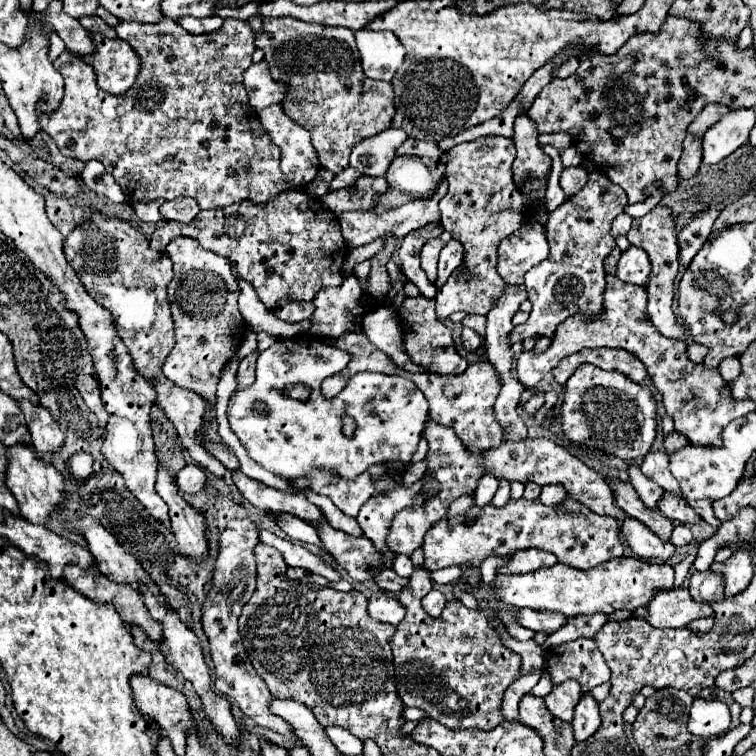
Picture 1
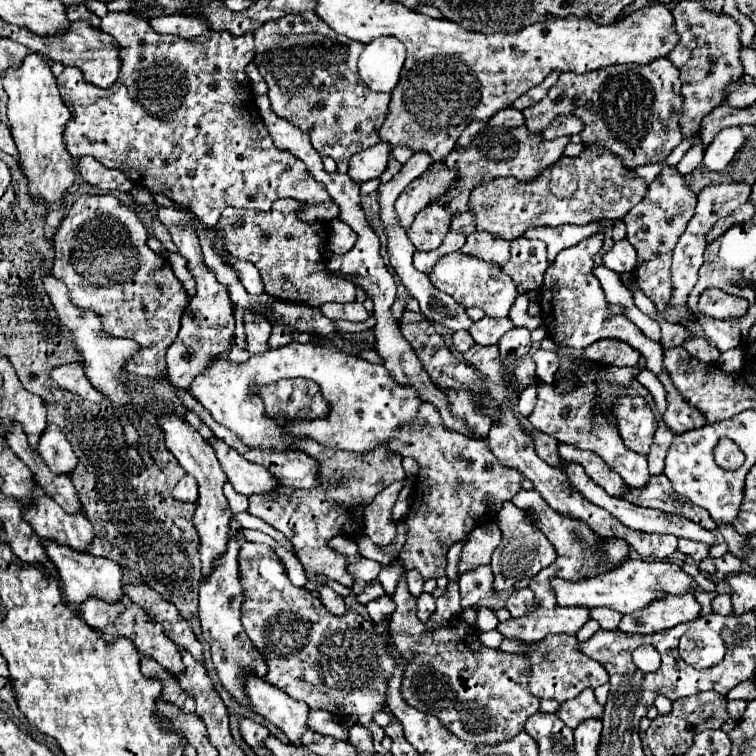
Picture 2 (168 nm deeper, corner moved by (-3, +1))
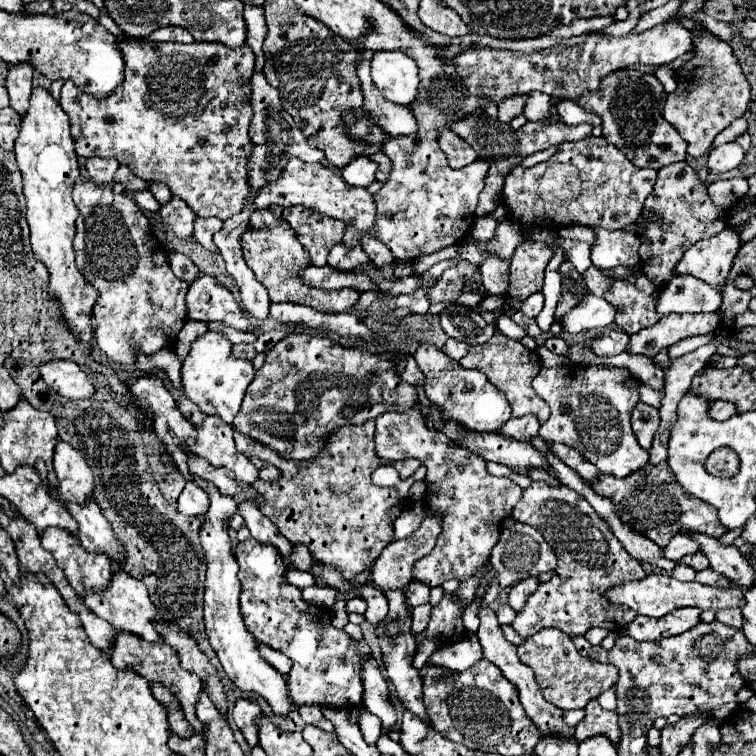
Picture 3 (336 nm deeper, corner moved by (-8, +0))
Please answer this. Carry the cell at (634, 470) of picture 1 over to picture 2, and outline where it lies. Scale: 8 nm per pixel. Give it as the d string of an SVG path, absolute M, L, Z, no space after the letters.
M539 382L539 394L537 394L537 404L531 412L531 416L527 418L539 432L545 432L553 438L557 438L559 442L565 444L573 444L581 450L591 450L595 454L599 454L617 474L621 474L621 478L625 480L627 486L631 488L643 488L647 486L647 480L651 478L647 466L647 458L643 454L637 454L633 450L629 450L619 432L615 430L615 426L611 422L607 422L603 416L595 414L595 394L597 388L593 384L581 384L575 390L561 394L555 390L555 386L547 386L543 382Z

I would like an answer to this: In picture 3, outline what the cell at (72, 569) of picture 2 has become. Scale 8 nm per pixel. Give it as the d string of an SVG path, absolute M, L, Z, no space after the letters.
M122 569L114 571L114 577L112 577L108 589L104 589L100 593L88 593L88 597L84 597L84 603L92 613L106 619L116 631L136 633L138 637L142 637L144 641L150 641L150 643L160 639L160 633L156 631L154 623L164 623L164 619L160 617L160 613L152 605L152 601L148 597L148 591L146 591L146 585L140 583L138 579L130 577Z

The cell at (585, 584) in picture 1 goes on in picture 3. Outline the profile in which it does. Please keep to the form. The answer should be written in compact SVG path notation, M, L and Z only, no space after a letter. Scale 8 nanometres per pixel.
M648 575L642 581L628 581L624 585L610 589L606 595L608 595L608 601L624 603L630 609L634 609L638 615L648 615L648 617L664 617L680 607L698 607L702 611L704 609L720 611L720 609L730 609L730 607L744 607L744 593L736 585L732 585L728 589L720 589L720 587L700 585L696 581L682 583L670 575Z

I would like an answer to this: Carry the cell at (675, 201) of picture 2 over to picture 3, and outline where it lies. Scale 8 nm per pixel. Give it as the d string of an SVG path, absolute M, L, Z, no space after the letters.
M680 161L676 165L666 165L658 171L658 179L654 185L652 195L646 199L642 217L648 217L652 213L660 215L660 221L648 223L640 235L642 247L640 247L640 267L644 273L658 285L668 281L672 277L674 265L682 259L684 251L694 245L700 239L714 237L720 233L720 229L726 227L726 213L720 213L716 209L706 193L706 185L698 179L696 171L686 163Z

